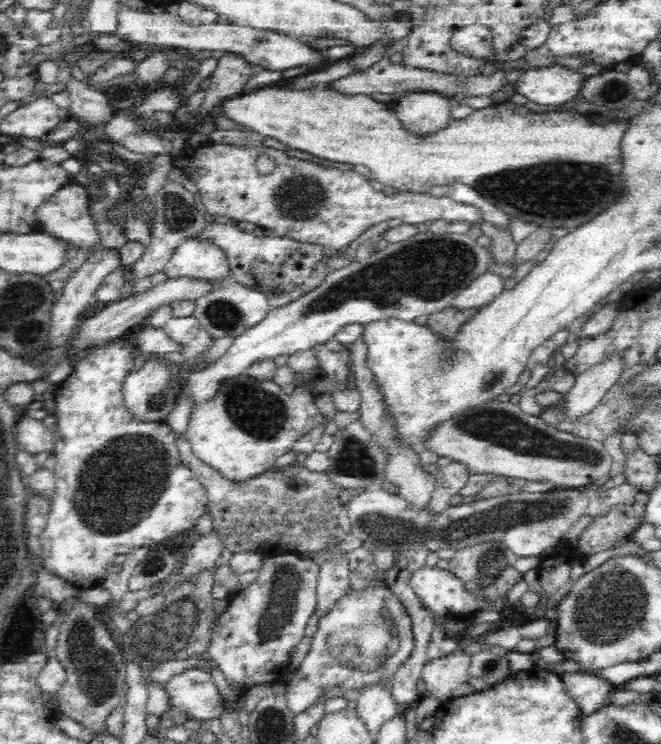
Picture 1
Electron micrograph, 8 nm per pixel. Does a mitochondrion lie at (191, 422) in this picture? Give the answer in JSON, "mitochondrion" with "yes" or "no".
{"mitochondrion":"no"}

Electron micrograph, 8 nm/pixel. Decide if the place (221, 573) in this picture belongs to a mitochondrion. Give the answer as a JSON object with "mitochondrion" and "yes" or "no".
{"mitochondrion":"no"}

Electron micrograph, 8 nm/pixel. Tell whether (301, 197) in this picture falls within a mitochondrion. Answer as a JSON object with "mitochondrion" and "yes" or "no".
{"mitochondrion":"yes"}

